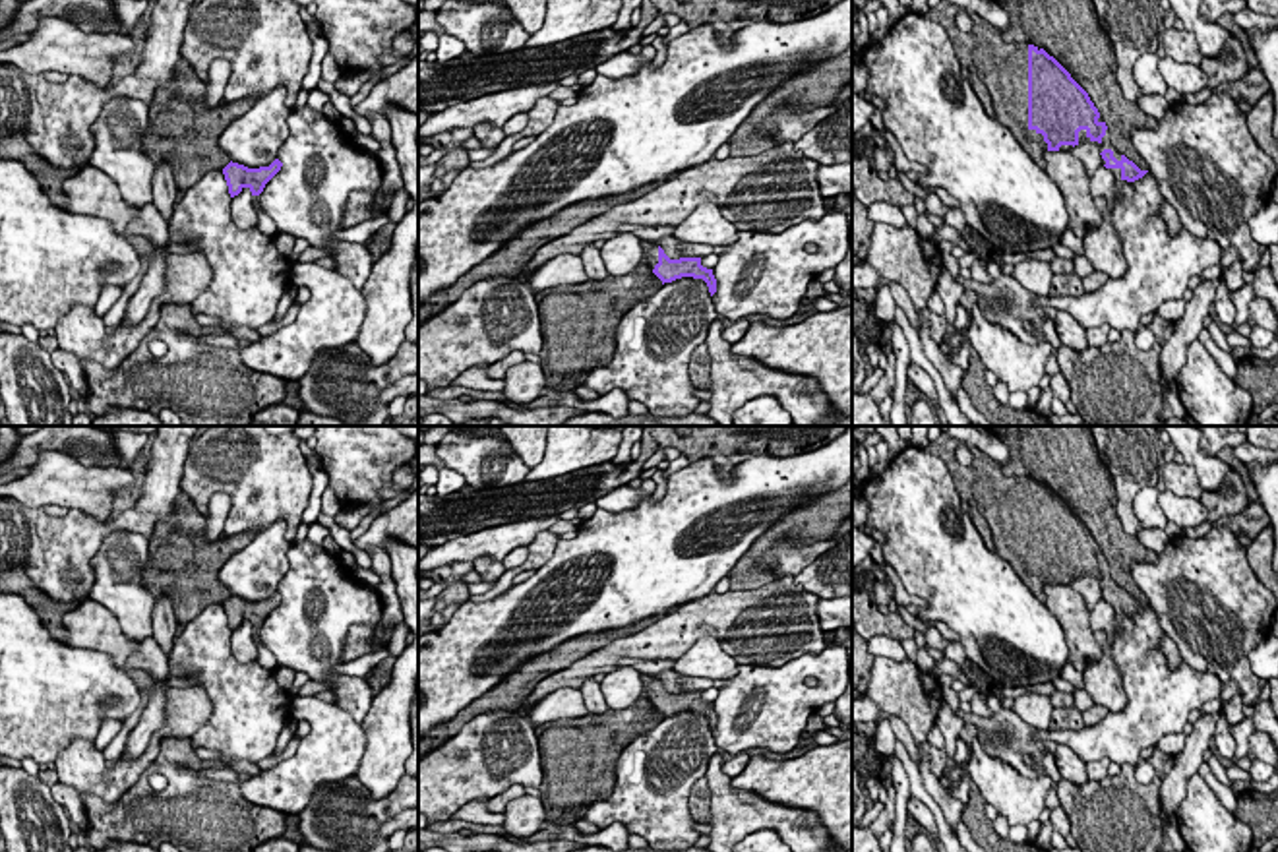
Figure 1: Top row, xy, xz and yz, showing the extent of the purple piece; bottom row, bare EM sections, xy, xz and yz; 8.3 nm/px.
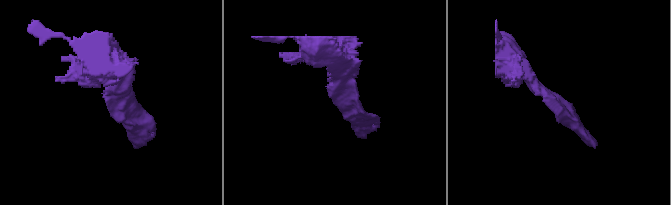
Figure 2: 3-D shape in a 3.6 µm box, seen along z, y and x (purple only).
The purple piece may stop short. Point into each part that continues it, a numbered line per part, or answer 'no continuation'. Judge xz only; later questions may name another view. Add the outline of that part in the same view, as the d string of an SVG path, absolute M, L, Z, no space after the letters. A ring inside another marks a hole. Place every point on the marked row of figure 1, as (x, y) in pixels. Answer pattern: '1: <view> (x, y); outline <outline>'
1: xz (649, 248); outline M641 242L643 246L643 261L649 263L651 271L658 263L658 246L654 242Z

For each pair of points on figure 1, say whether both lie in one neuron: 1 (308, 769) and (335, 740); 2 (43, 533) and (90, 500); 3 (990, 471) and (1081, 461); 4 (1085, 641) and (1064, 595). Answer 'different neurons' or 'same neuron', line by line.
1: same neuron
2: different neurons
3: different neurons
4: same neuron

